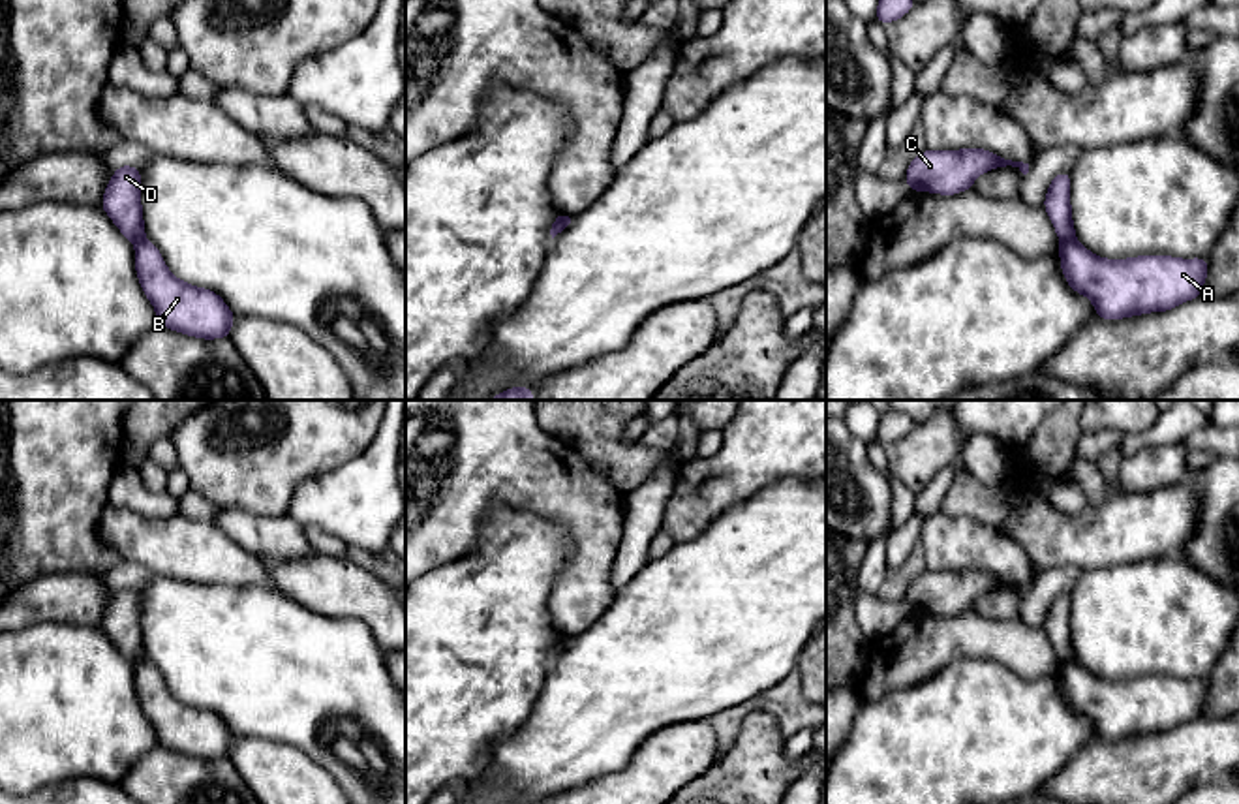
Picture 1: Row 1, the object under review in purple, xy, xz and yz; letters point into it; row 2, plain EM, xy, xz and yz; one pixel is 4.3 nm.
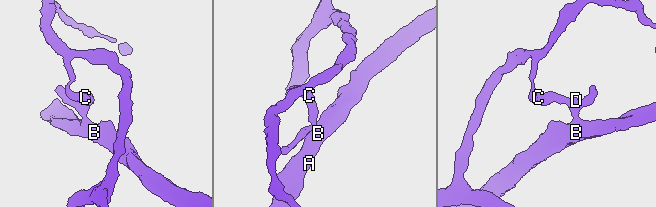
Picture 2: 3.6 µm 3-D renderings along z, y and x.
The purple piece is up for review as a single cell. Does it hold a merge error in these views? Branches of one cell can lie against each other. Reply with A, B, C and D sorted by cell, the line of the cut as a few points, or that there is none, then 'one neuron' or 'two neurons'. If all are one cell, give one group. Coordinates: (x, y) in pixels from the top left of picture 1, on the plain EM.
groups A B / C D; cut yz (1074, 658), (1061, 664); two neurons

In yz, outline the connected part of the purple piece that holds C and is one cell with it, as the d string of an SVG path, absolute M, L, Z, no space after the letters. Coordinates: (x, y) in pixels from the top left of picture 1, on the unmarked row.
M984 569L929 571L918 575L907 590L905 603L912 612L956 616L971 611L974 599L995 588L1029 594L1029 584L1004 580Z

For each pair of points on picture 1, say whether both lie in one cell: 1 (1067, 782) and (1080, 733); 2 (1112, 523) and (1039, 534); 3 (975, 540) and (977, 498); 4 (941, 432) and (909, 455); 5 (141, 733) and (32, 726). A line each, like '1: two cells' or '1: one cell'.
1: two cells
2: one cell
3: two cells
4: one cell
5: one cell

